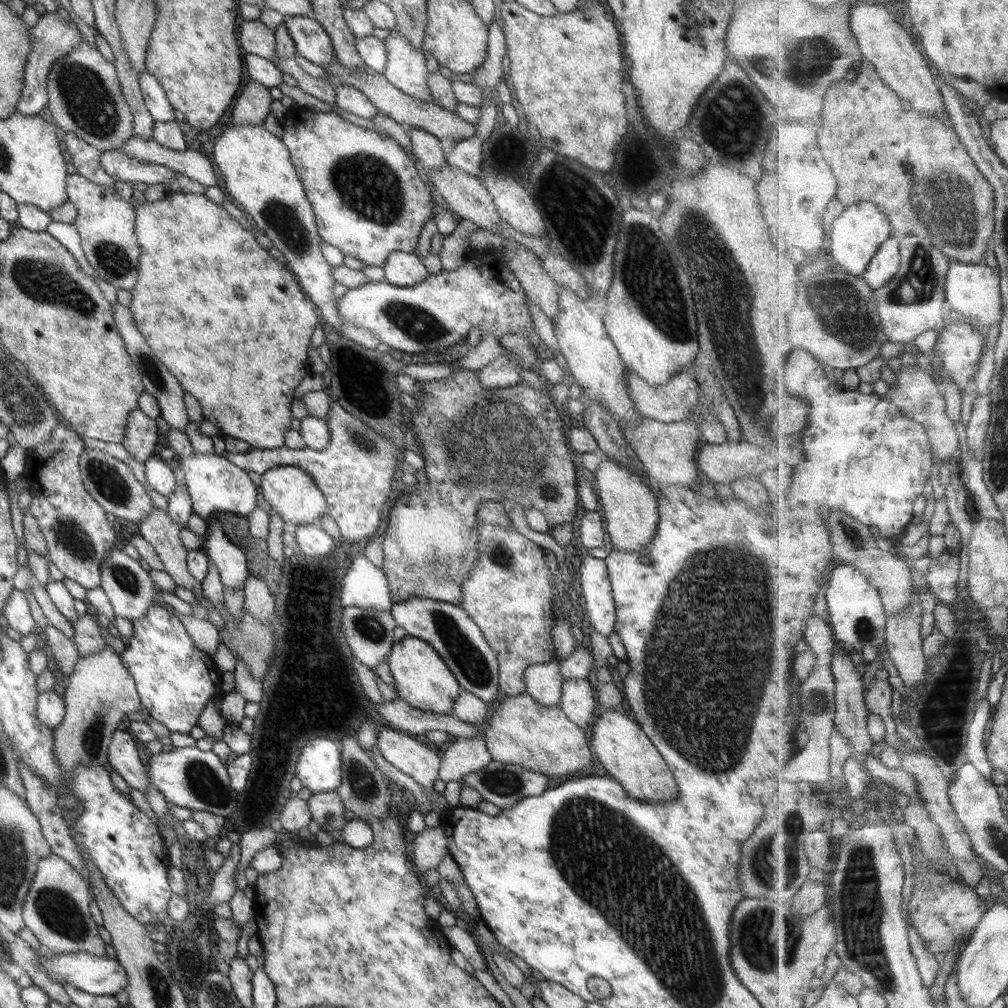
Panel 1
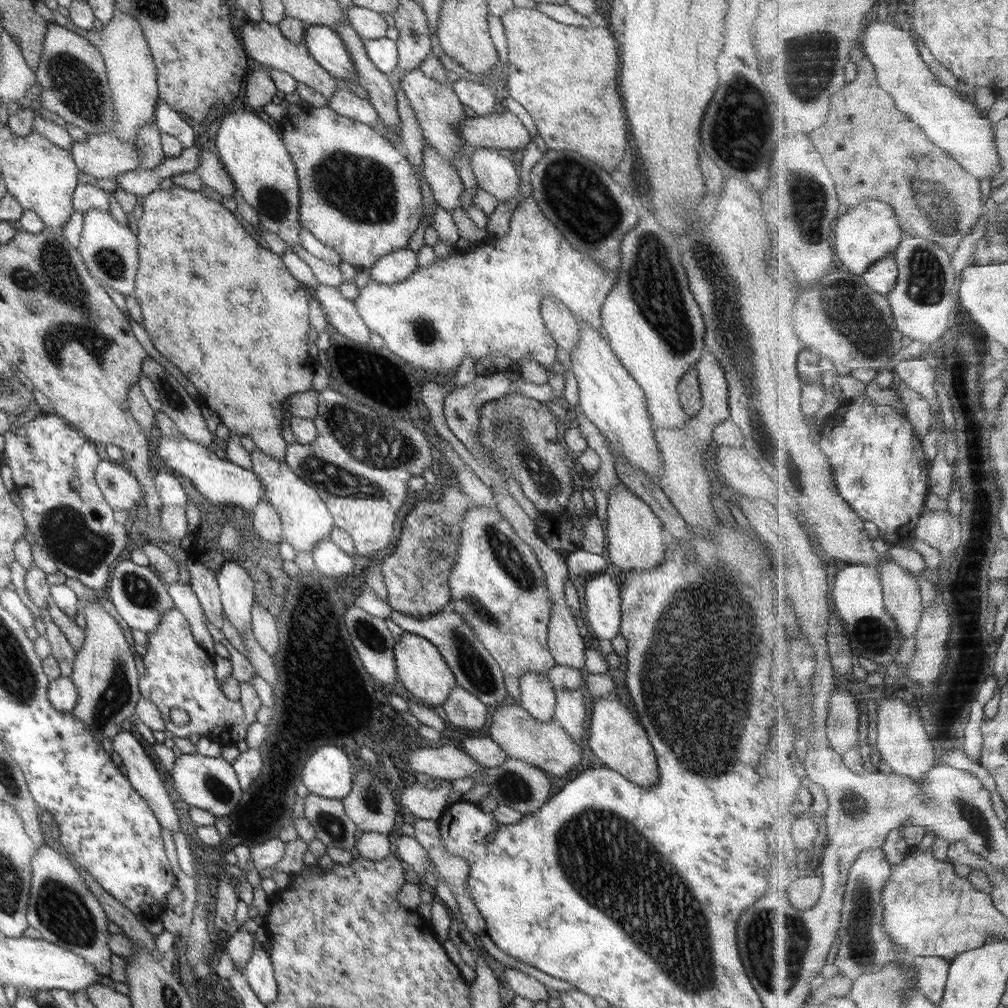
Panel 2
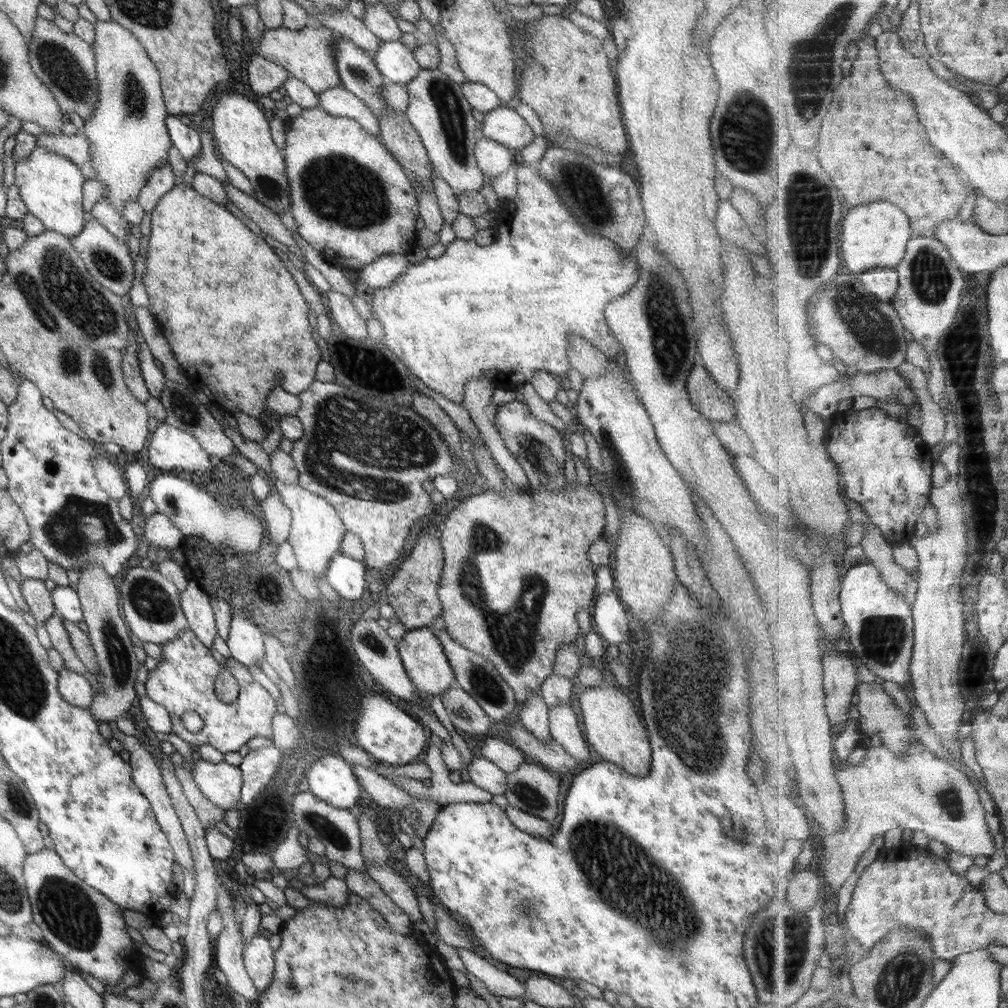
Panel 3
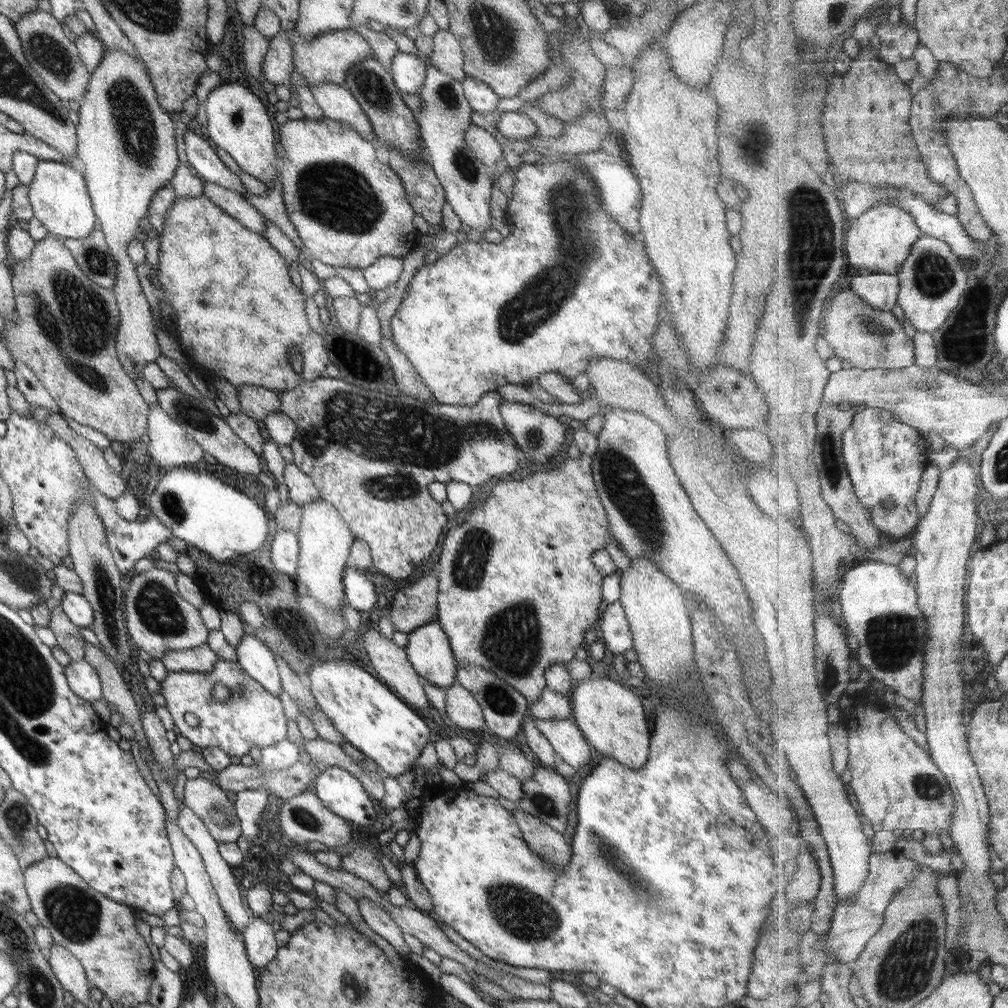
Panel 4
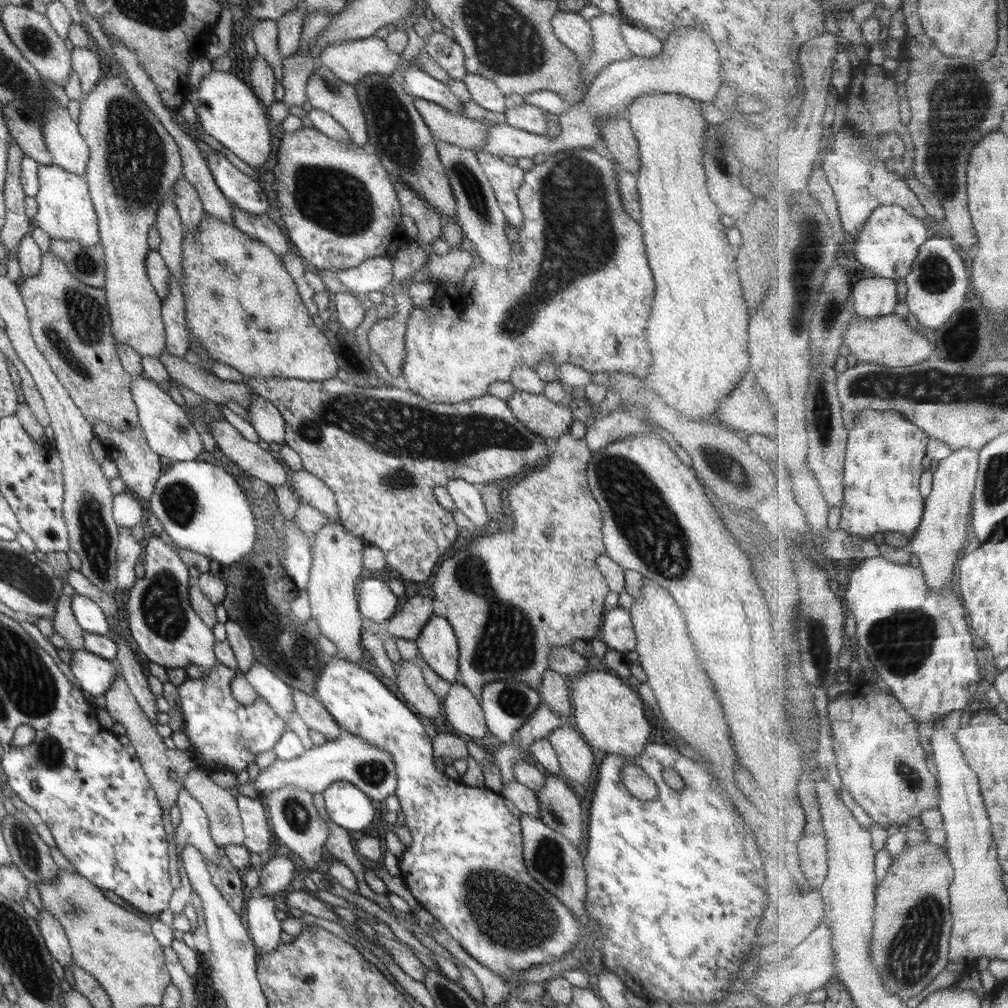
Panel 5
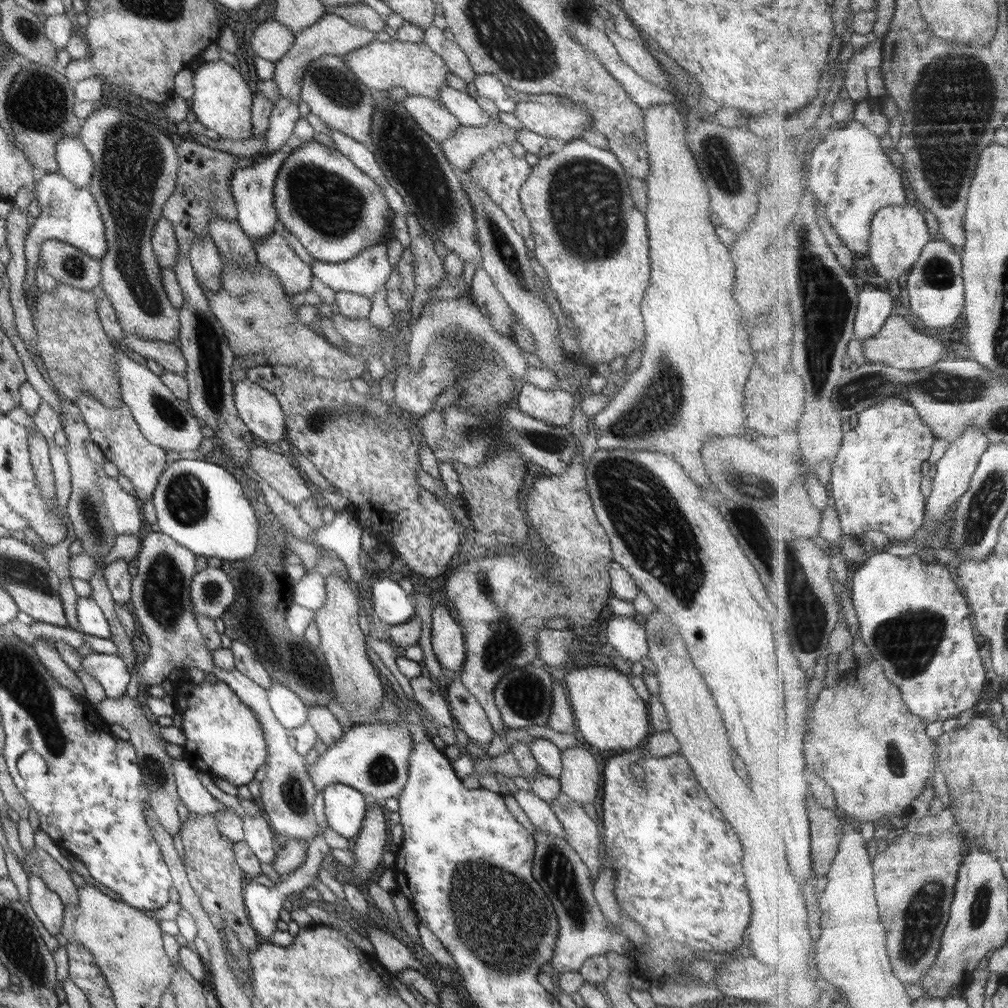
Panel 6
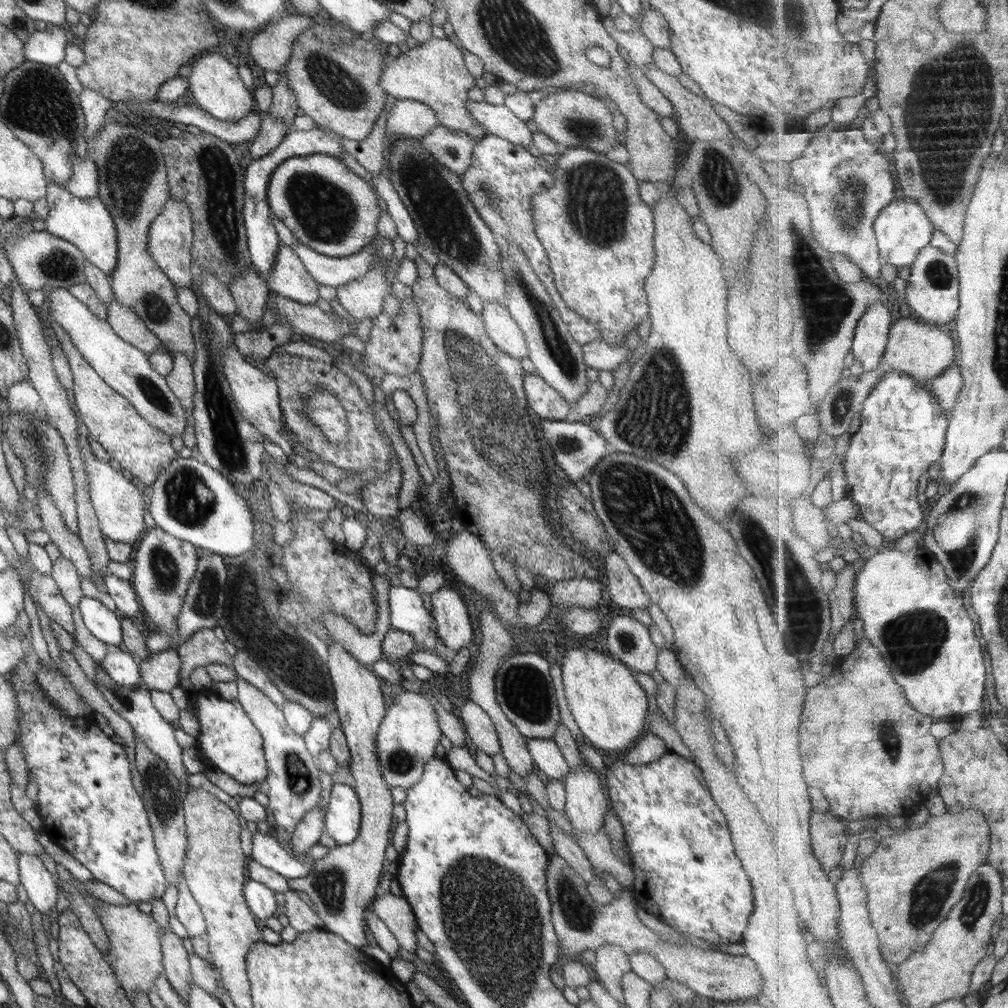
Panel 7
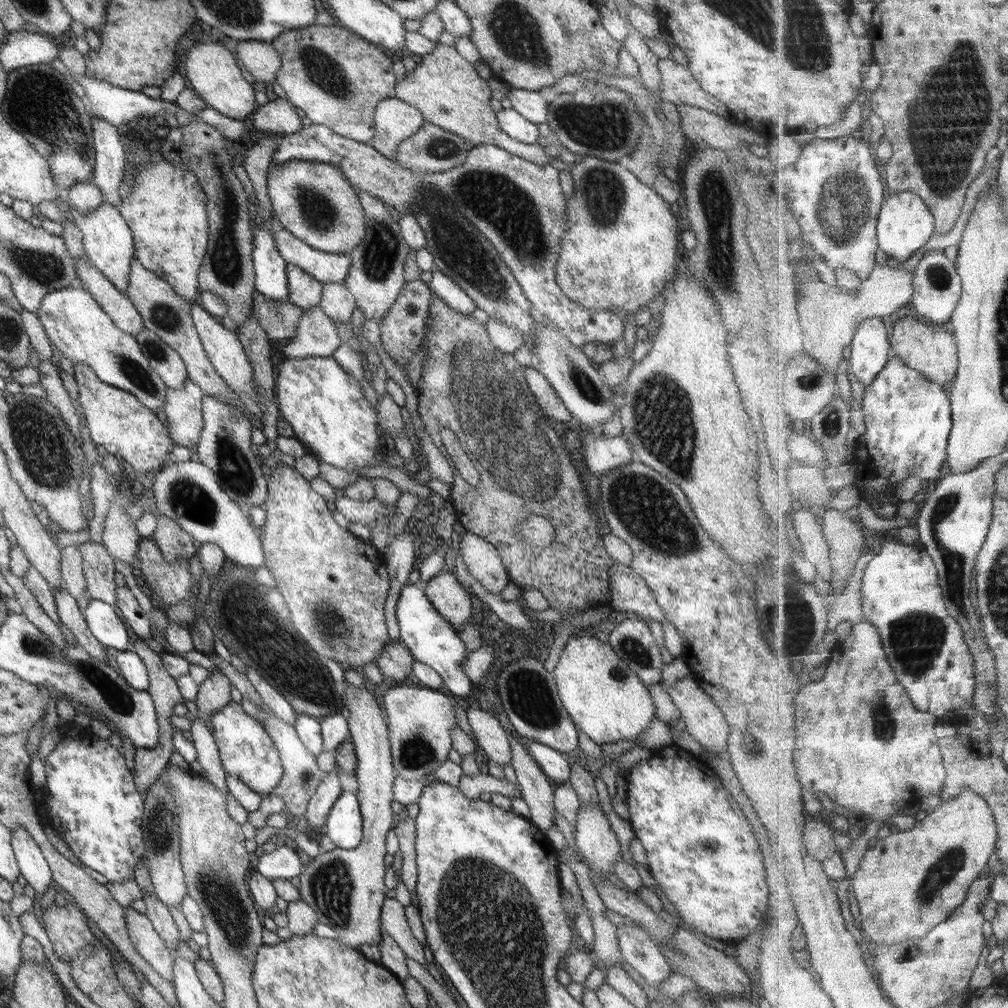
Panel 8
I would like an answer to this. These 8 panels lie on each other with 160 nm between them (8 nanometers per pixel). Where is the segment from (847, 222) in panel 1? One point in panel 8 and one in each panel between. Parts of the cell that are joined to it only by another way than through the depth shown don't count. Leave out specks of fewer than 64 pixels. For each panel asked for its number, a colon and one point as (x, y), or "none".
2: (870, 231)
3: (875, 235)
4: (881, 241)
5: (889, 245)
6: (899, 233)
7: (903, 228)
8: (906, 224)

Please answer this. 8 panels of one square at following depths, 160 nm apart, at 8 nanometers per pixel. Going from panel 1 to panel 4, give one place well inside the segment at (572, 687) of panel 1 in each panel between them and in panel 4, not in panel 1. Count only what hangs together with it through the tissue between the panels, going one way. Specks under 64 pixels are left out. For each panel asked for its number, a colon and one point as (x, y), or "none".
2: (569, 711)
3: (563, 728)
4: (567, 741)

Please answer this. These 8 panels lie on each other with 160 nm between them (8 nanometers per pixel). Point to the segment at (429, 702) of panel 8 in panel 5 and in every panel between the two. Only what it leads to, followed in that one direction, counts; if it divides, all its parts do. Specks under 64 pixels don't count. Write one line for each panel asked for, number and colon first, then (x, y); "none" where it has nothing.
5: (347, 758)
6: (372, 758)
7: (408, 735)

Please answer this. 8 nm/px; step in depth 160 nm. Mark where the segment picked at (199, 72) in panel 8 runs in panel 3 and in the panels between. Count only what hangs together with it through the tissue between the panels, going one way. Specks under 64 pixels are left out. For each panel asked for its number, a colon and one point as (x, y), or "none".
3: (240, 130)
4: (237, 123)
5: (228, 111)
6: (221, 101)
7: (214, 85)

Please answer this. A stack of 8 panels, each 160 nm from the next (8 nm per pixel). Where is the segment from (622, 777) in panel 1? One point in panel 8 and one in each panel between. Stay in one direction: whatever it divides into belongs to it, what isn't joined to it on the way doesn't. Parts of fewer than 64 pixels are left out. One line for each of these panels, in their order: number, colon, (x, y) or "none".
2: (616, 738)
3: (612, 729)
4: (611, 718)
5: (609, 716)
6: (608, 714)
7: (610, 709)
8: (605, 700)

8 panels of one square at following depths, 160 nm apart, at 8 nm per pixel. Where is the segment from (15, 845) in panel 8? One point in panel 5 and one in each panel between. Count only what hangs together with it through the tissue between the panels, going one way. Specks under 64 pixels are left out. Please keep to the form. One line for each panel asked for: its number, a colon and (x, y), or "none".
5: (56, 942)
6: (45, 904)
7: (40, 888)

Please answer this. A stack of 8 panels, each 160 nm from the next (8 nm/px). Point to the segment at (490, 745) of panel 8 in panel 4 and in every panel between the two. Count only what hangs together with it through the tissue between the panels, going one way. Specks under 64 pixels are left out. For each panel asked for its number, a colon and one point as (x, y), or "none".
4: (460, 707)
5: (462, 710)
6: (468, 715)
7: (476, 724)

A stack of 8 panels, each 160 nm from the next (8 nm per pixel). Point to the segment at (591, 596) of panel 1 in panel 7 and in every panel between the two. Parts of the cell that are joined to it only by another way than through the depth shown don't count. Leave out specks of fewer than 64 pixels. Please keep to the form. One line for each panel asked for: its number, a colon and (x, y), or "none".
2: (601, 597)
3: (608, 616)
4: (614, 628)
5: (616, 631)
6: (624, 637)
7: (626, 640)

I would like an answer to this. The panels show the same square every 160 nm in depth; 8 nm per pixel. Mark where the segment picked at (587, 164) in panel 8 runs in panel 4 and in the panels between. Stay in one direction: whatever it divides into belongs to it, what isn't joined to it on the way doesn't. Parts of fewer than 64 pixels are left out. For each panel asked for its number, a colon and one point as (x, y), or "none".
4: (481, 316)
5: (581, 291)
6: (591, 242)
7: (597, 234)

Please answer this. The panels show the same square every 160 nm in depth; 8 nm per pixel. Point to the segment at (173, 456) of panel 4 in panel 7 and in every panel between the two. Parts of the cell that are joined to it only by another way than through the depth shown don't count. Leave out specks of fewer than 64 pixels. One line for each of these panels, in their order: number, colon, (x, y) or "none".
5: (166, 428)
6: (162, 421)
7: (126, 370)

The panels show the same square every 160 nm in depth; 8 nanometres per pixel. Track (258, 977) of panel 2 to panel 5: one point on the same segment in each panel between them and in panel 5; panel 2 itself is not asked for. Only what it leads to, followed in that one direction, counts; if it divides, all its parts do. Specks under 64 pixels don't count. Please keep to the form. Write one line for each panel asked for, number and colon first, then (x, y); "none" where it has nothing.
3: (257, 957)
4: (260, 948)
5: (263, 928)

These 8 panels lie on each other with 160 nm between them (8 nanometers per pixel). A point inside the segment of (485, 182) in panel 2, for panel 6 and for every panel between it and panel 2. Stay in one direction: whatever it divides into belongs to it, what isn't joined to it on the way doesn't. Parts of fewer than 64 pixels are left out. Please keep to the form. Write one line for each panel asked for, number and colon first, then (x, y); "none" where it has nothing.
3: (492, 159)
4: (480, 142)
5: (468, 134)
6: (435, 119)

